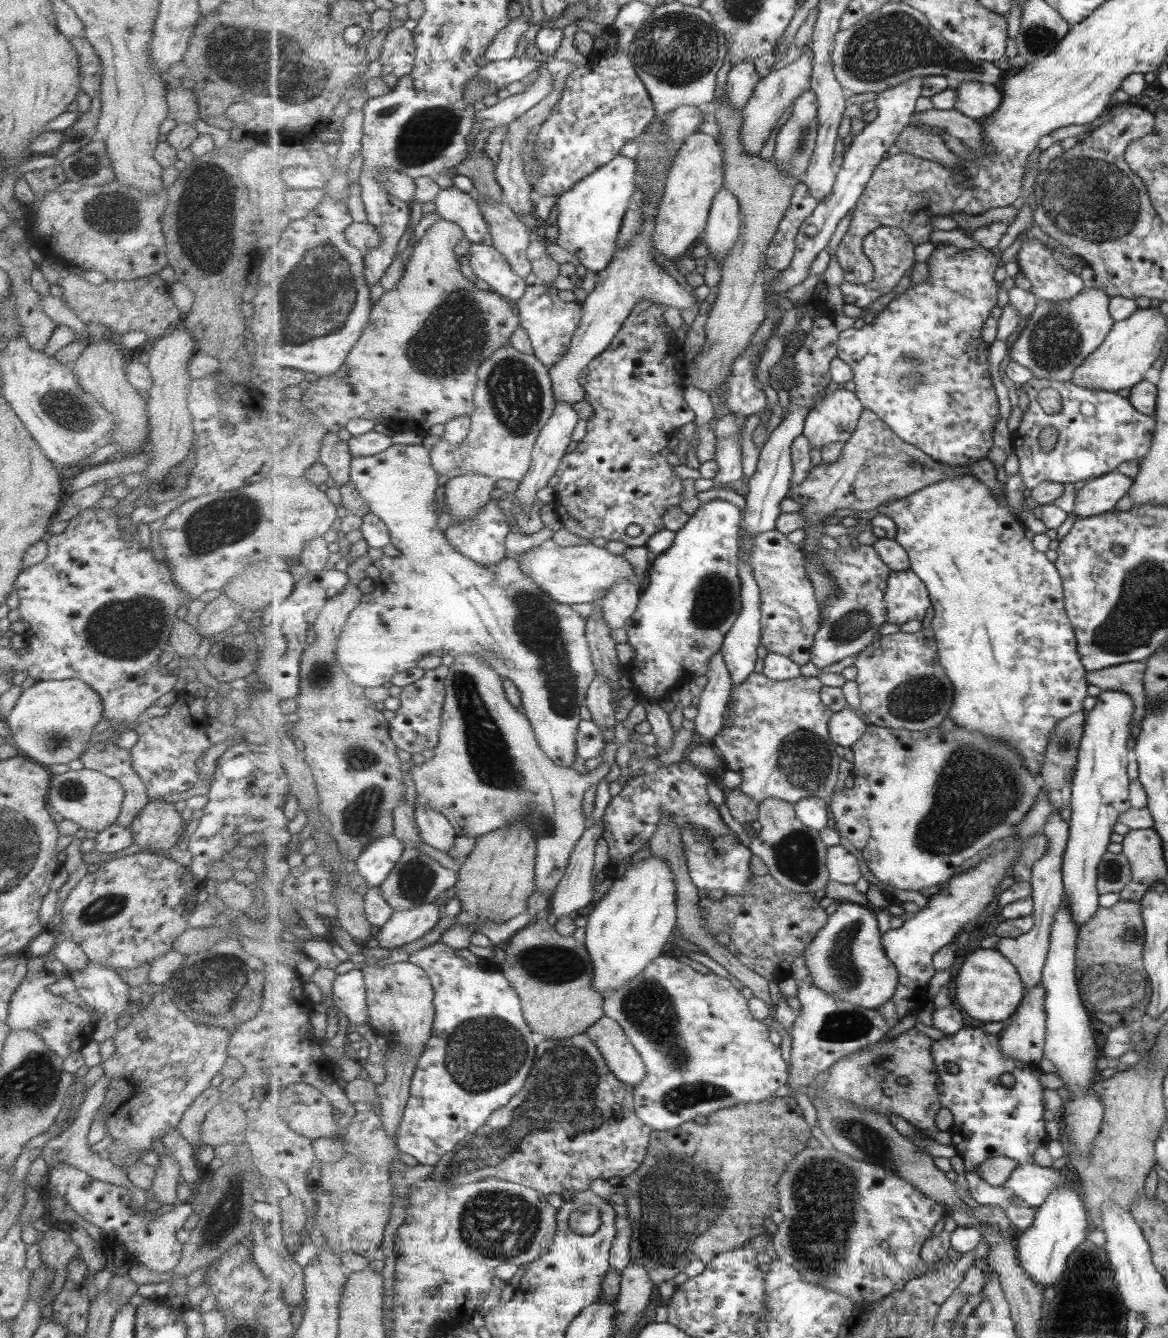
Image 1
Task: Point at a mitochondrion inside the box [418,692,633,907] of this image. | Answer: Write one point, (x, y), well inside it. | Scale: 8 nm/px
(545, 822)

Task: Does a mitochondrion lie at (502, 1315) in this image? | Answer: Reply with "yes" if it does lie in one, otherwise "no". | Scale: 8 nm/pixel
no

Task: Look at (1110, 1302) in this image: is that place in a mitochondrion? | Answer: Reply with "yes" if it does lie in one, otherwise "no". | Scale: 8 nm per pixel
no

